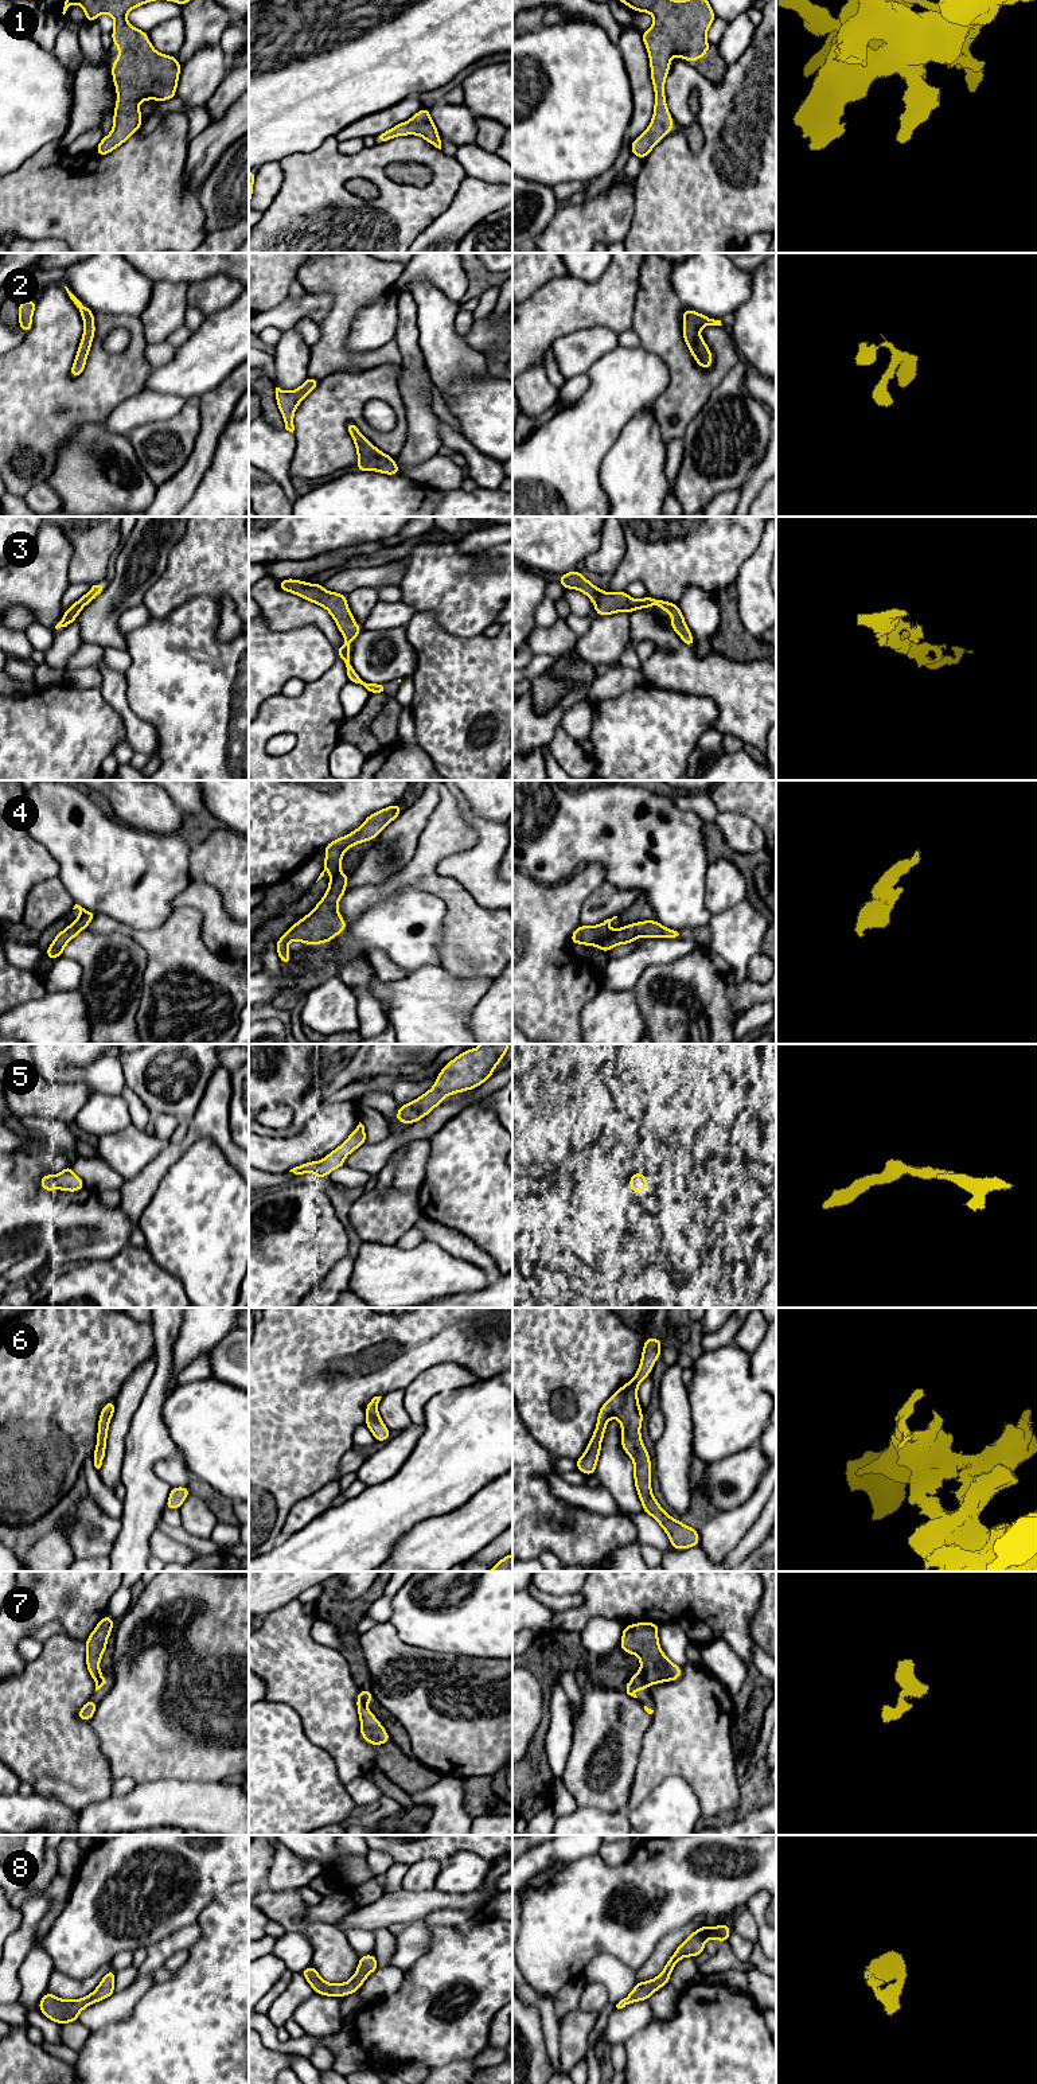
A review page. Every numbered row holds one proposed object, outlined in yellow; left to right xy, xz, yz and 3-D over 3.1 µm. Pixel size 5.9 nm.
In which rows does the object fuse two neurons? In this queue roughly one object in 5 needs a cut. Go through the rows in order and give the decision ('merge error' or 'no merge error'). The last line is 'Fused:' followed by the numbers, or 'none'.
1: no merge error
2: no merge error
3: no merge error
4: merge error
5: no merge error
6: no merge error
7: merge error
8: no merge error
Fused: 4, 7

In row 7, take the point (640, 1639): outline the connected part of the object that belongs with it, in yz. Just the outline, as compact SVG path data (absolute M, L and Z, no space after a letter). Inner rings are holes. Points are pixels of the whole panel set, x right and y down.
M635 1623L623 1627L620 1648L640 1660L640 1676L648 1684L673 1682L681 1678L682 1667L674 1664L659 1645L656 1623Z

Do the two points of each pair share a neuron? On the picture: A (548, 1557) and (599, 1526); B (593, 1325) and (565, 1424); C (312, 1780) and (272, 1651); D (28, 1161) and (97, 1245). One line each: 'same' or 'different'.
A: different
B: same
C: different
D: same

